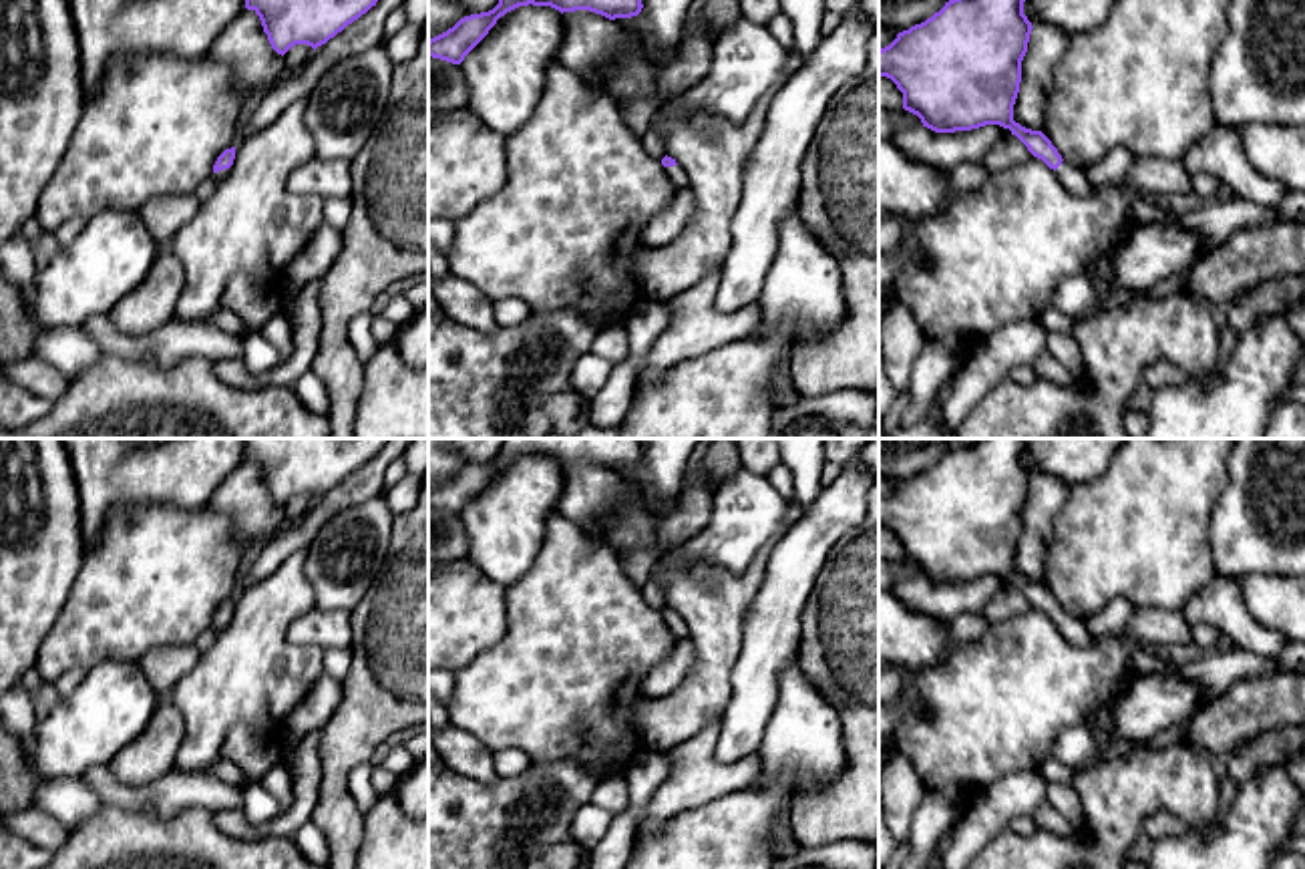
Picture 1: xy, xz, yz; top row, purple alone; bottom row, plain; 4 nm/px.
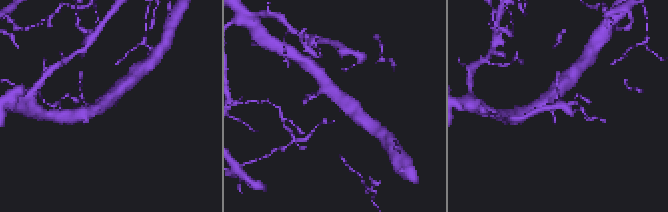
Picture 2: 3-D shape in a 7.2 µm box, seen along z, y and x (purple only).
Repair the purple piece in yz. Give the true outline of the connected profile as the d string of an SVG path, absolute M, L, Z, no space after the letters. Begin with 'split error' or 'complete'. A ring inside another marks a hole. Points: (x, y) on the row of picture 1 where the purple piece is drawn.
split error; M949 0L921 24L897 34L879 50L879 76L891 78L903 93L903 109L917 115L923 127L935 133L971 131L985 125L1009 129L1028 151L1056 171L1060 183L1072 193L1092 193L1086 173L1068 163L1042 131L1032 131L1013 121L1013 105L1021 82L1021 60L1028 52L1032 22L1023 14L1026 0Z

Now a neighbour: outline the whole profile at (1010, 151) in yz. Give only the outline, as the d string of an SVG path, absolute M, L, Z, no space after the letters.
M1003 135L997 145L993 145L981 165L989 175L1005 171L1013 165L1030 161L1034 155L1015 135Z

